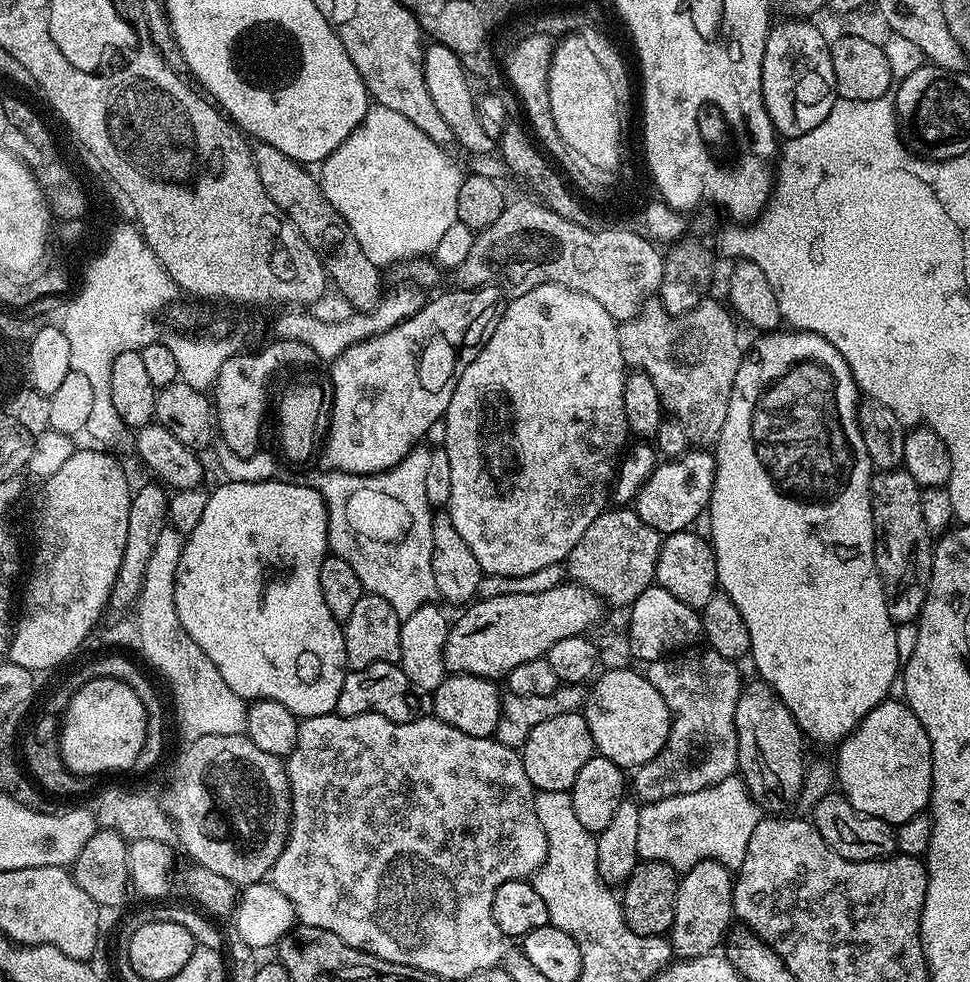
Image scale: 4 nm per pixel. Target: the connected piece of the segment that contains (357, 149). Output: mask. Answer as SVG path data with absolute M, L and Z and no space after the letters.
M372 106L365 114L363 122L319 165L320 189L326 194L330 206L334 206L334 210L338 210L338 214L342 214L342 218L346 218L350 230L354 230L354 238L358 238L358 246L362 246L362 250L365 252L366 258L370 258L370 262L374 262L378 266L385 266L384 264L396 264L399 260L408 262L413 258L427 257L429 254L435 253L438 241L442 239L442 234L446 234L446 230L450 230L450 226L458 223L456 218L458 214L458 186L462 179L462 171L460 172L459 166L444 152L447 151L441 145L435 144L418 126L414 126L414 122L408 122L406 118L402 118L402 114L394 114L394 110Z

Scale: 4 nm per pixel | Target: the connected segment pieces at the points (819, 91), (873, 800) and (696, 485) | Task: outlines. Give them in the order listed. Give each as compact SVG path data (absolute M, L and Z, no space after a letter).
M791 18L785 24L773 23L768 29L768 41L762 58L762 98L766 114L781 137L801 136L826 114L836 103L836 83L832 66L830 44L824 36L808 24L807 19Z
M889 698L883 700L878 706L874 706L874 710L870 710L870 714L866 714L866 718L860 720L858 725L846 739L841 740L836 752L836 772L834 768L834 780L838 785L839 791L850 802L850 806L854 806L854 810L858 810L867 816L874 818L882 818L886 823L893 826L906 822L906 818L914 818L918 813L925 811L929 807L932 799L932 751L930 750L930 738L926 734L926 730L922 726L922 722L916 715L908 709L908 705L901 702L899 699Z
M688 450L679 459L669 459L667 462L657 463L650 474L650 478L638 490L634 501L634 511L638 518L664 536L675 532L691 529L698 514L708 507L708 499L712 497L712 487L716 477L716 457L708 450Z

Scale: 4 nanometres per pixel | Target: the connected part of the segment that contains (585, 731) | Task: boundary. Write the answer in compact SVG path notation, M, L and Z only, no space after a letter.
M580 712L558 714L558 718L550 718L534 726L522 749L526 778L530 778L536 792L571 793L574 778L578 778L578 770L586 766L593 754L590 728Z

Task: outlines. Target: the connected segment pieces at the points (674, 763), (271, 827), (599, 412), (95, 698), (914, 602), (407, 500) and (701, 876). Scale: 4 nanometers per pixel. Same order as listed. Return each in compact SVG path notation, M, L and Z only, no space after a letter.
M711 650L692 651L646 664L650 686L662 694L672 715L672 725L662 750L631 773L630 784L636 787L634 796L641 805L678 794L694 794L694 790L706 790L737 771L738 738L734 714L742 677L735 663L722 658L722 654Z
M206 734L187 746L189 748L177 758L172 768L172 790L166 801L174 836L180 839L193 865L214 870L237 886L261 883L271 873L288 840L292 795L285 761L274 754L266 754L266 750L258 750L244 734Z
M543 284L521 296L512 296L509 301L501 311L500 320L482 346L478 358L474 358L474 362L470 362L470 366L462 370L462 378L458 378L458 386L454 386L454 394L442 421L442 447L450 458L450 498L446 514L452 519L454 530L462 534L462 542L470 546L470 554L474 554L474 558L478 560L481 573L488 578L525 576L559 565L559 560L560 563L567 561L574 546L578 546L582 534L586 534L586 526L590 526L590 522L594 522L594 518L605 511L607 504L604 503L609 503L610 485L618 471L617 465L630 440L624 413L626 365L620 349L618 321L600 303L594 302L594 298L557 284Z
M100 676L73 694L59 721L59 751L64 765L77 776L96 778L99 772L131 769L146 738L147 715L140 696L114 678Z
M905 470L880 472L872 478L872 521L876 527L876 568L882 578L884 597L893 624L910 624L919 617L928 593L928 579L932 573L934 536L922 518L922 489Z
M417 446L388 472L359 476L325 471L324 477L318 481L320 496L328 507L328 547L331 555L350 562L365 593L386 598L386 602L390 602L402 618L414 614L414 610L435 601L438 596L434 586L434 570L430 566L434 509L426 498L426 469L429 466L429 449Z
M716 860L698 862L679 877L680 885L674 902L674 922L666 939L672 947L673 957L681 960L711 956L717 951L720 939L732 922L732 886L734 876Z

